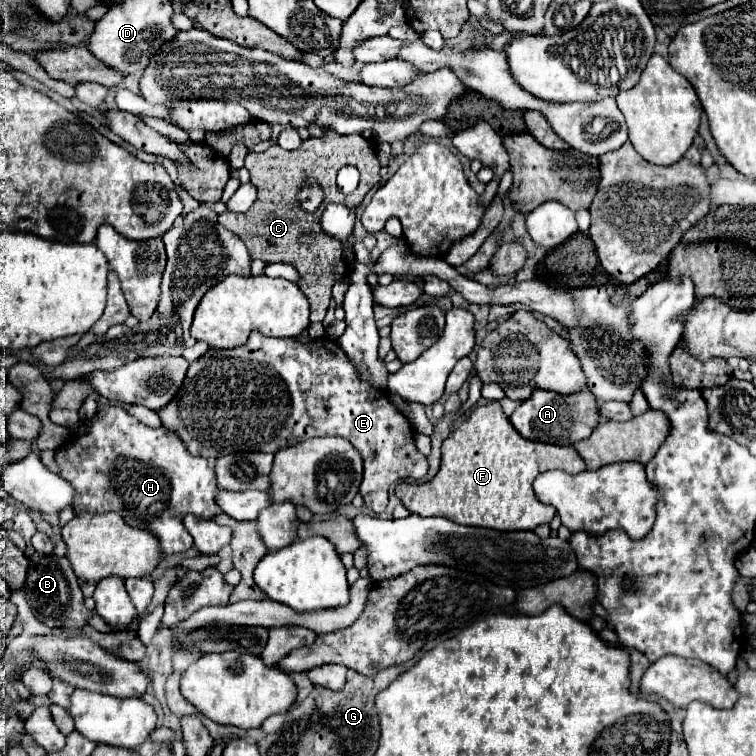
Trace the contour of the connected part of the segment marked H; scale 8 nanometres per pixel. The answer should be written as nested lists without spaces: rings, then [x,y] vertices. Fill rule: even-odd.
[[[102,404],[96,416],[90,420],[90,430],[56,450],[56,464],[60,466],[60,476],[72,480],[76,488],[74,500],[76,514],[116,512],[132,528],[154,532],[154,536],[160,540],[164,556],[180,554],[192,548],[192,536],[186,532],[182,524],[186,514],[214,518],[216,514],[222,512],[214,502],[218,486],[210,462],[206,458],[192,456],[174,432],[166,430],[164,426],[150,428],[136,420],[134,416],[130,416],[128,410],[118,404]]]

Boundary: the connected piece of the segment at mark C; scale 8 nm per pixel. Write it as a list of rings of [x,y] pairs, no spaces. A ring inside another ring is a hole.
[[[322,128],[322,132],[324,136],[308,138],[296,150],[284,150],[280,146],[272,146],[262,154],[248,152],[244,166],[250,170],[250,180],[258,188],[258,200],[242,216],[220,216],[218,218],[220,224],[224,224],[228,230],[232,230],[244,240],[252,258],[260,258],[266,262],[288,262],[300,272],[302,276],[300,288],[310,302],[312,322],[324,320],[328,302],[332,298],[334,282],[338,282],[340,278],[348,274],[348,264],[342,260],[340,242],[326,236],[320,230],[320,212],[324,211],[328,202],[340,202],[348,208],[356,208],[360,206],[360,202],[374,184],[383,181],[378,174],[380,162],[374,156],[376,144],[372,140],[364,138],[362,134],[342,136],[332,128]],[[348,165],[357,167],[360,172],[360,181],[356,192],[352,192],[350,196],[344,196],[342,192],[338,192],[336,174],[342,166]],[[306,178],[316,180],[320,184],[320,190],[324,192],[324,200],[318,212],[312,212],[312,214],[306,212],[300,206],[300,200],[296,198]]]

